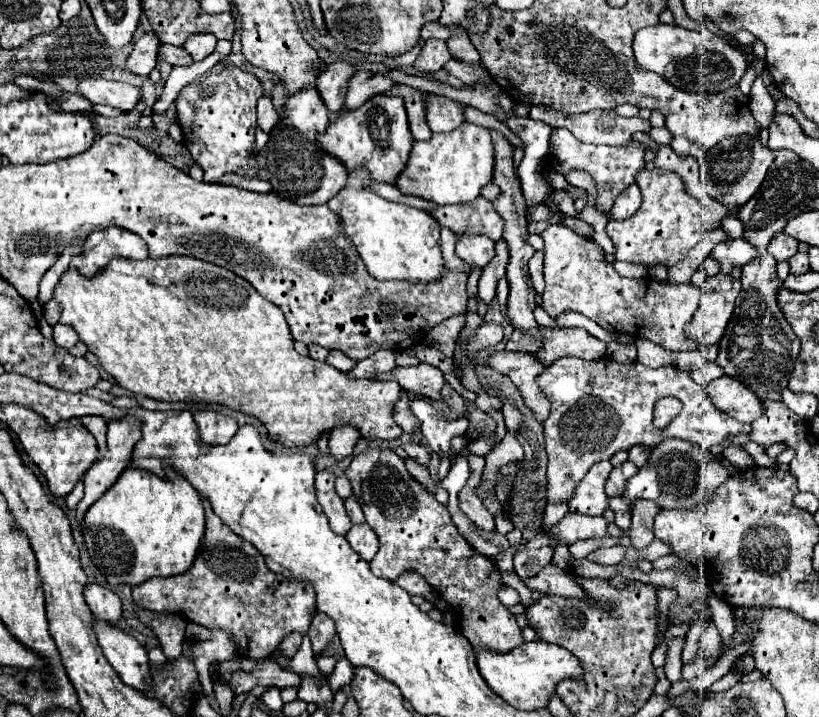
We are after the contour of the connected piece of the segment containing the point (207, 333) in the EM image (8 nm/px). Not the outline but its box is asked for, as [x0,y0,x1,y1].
[53,255,403,447]

